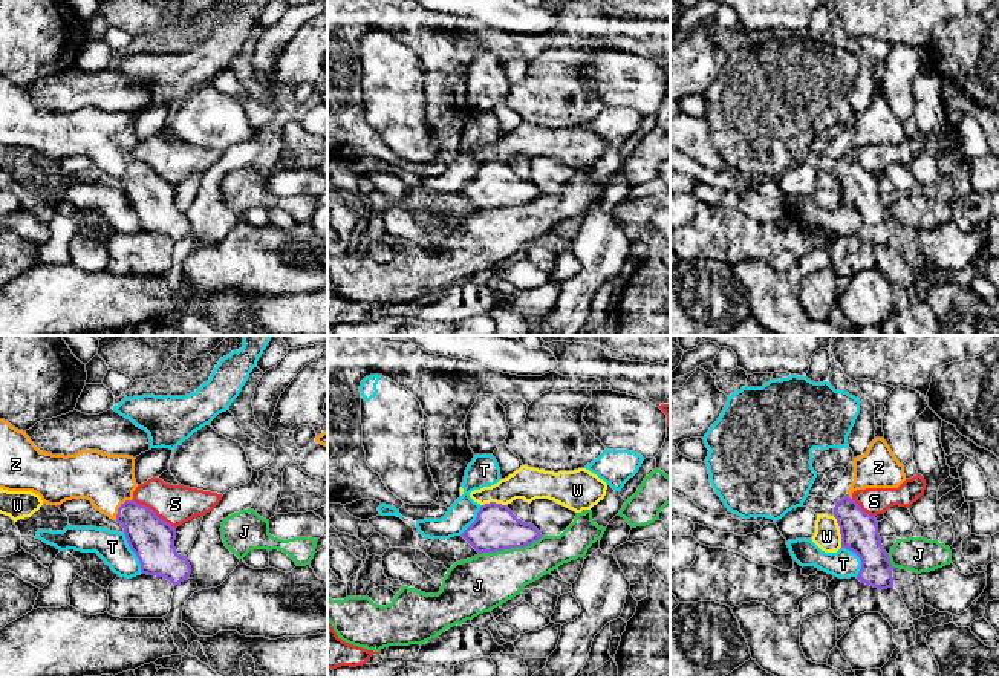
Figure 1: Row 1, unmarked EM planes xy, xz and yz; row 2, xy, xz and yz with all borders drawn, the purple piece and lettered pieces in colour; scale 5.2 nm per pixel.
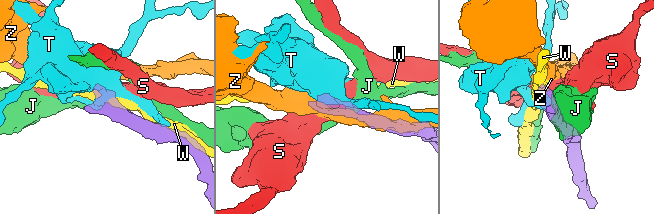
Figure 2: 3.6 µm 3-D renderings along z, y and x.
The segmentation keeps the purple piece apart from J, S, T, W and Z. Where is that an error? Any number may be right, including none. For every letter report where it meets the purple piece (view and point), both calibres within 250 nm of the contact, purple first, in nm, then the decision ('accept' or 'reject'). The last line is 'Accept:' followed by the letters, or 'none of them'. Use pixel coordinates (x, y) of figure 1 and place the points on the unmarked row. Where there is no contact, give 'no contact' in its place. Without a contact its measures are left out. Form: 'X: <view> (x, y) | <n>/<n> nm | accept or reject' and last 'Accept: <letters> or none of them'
J: xz (510, 205) | 240/300 nm | reject
S: xy (153, 169) | 240/200 nm | reject
T: xy (133, 208) | 240/170 nm | reject
W: yz (840, 189) | 200/140 nm | reject
Z: xy (120, 164) | 240/280 nm | accept
Accept: Z

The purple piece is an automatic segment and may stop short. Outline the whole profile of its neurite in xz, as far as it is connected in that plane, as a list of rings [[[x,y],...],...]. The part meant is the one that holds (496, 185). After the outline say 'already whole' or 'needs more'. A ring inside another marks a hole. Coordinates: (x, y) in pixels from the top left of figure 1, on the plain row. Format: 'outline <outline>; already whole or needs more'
outline [[[490,159],[480,164],[476,178],[462,194],[482,211],[525,205],[542,191],[532,181],[517,176],[506,162]]]; already whole

